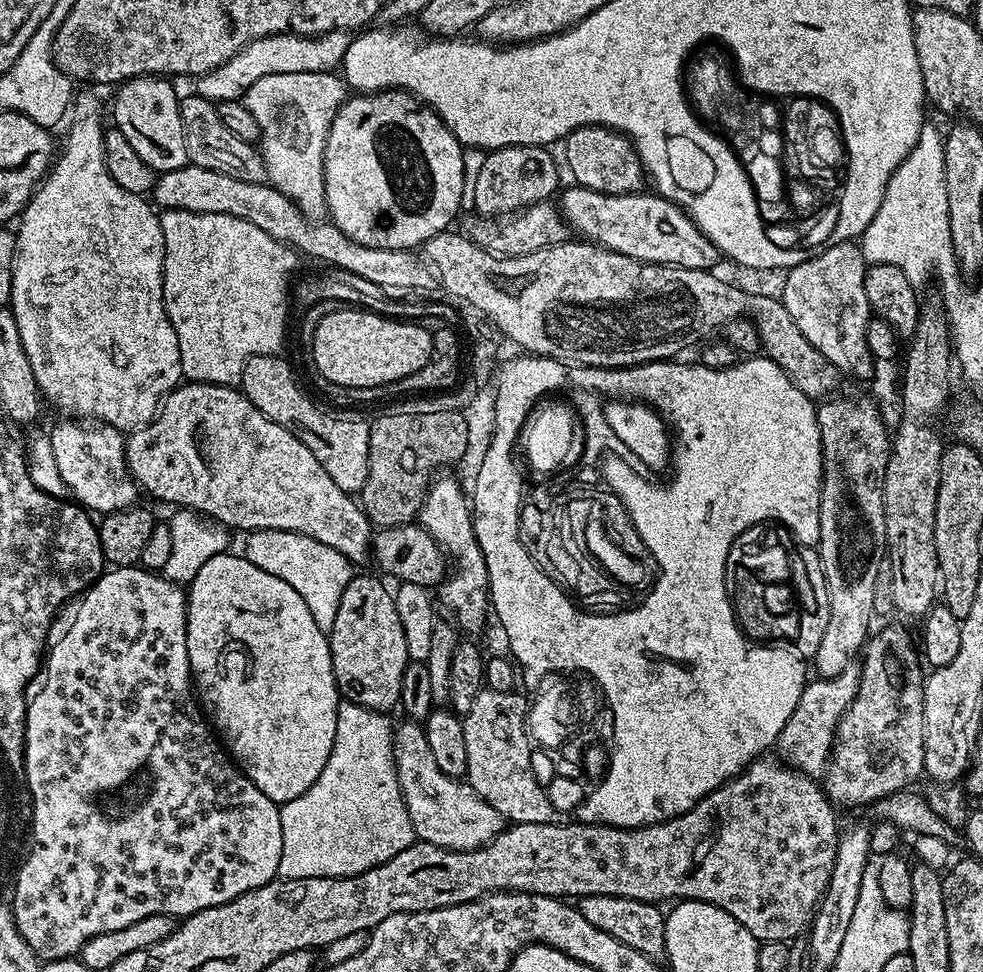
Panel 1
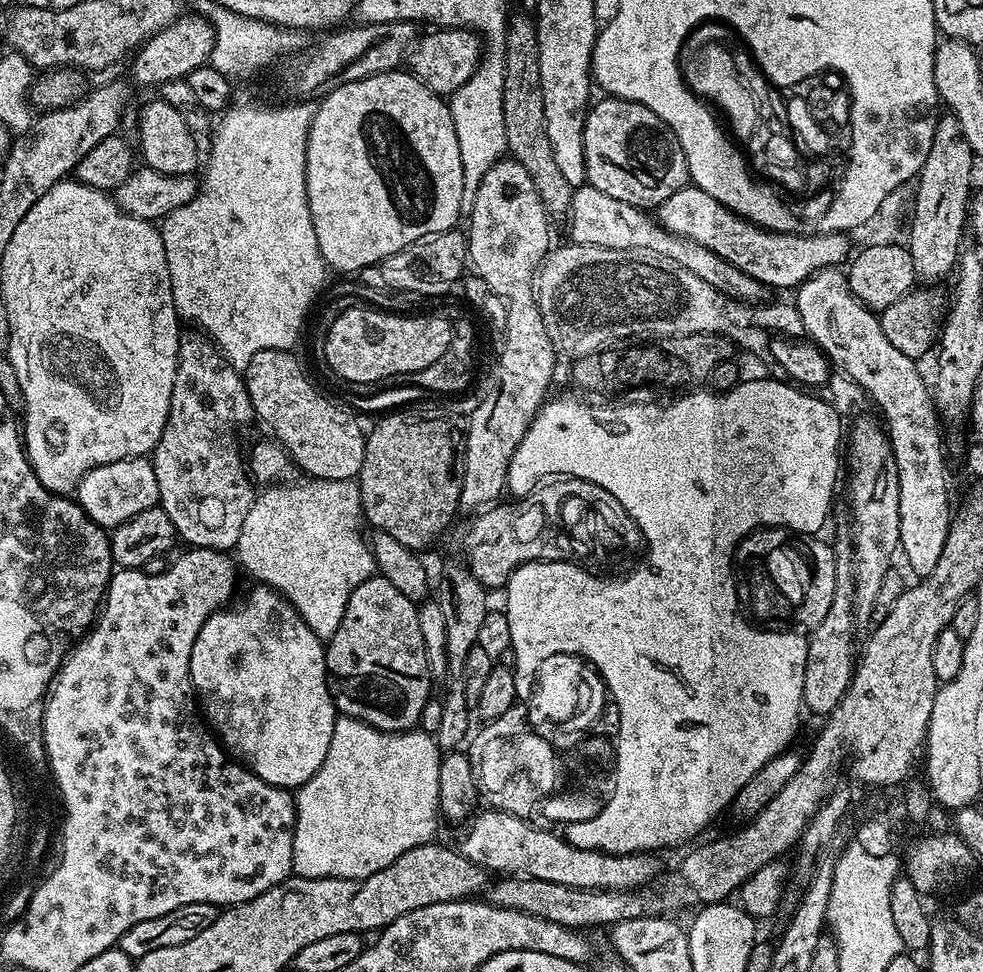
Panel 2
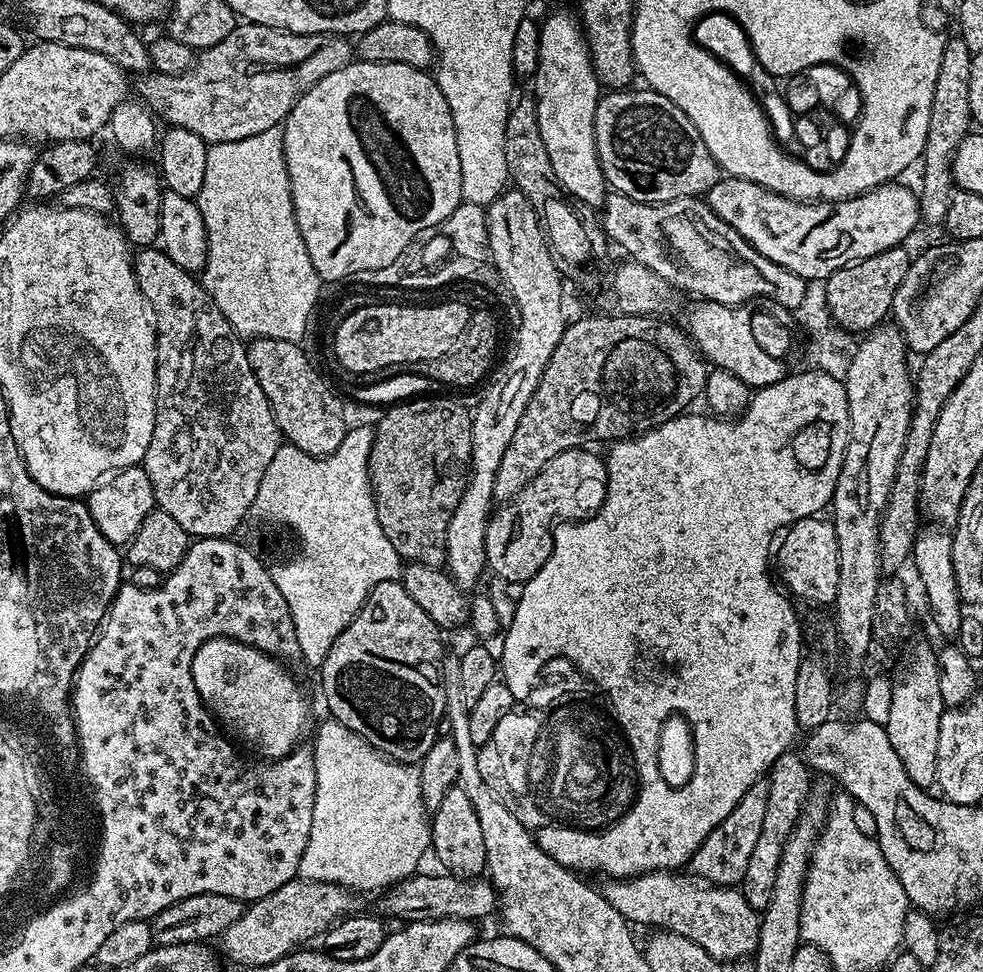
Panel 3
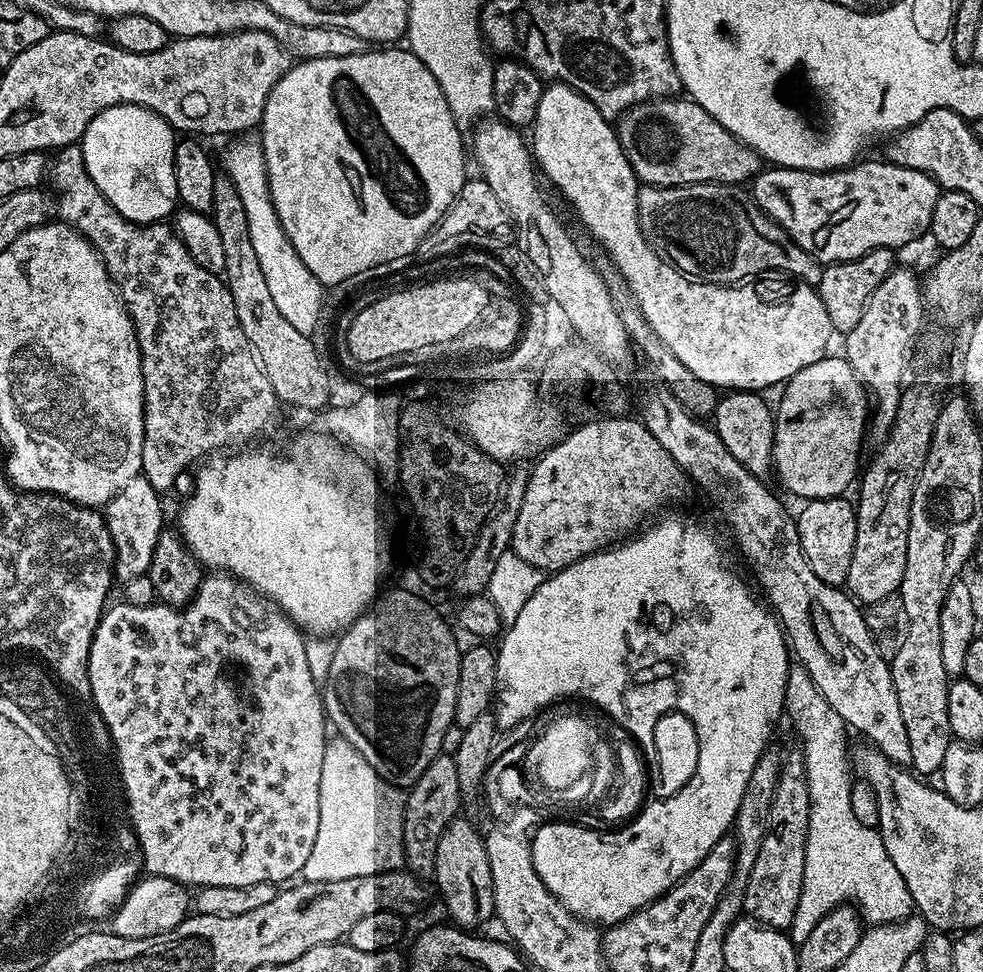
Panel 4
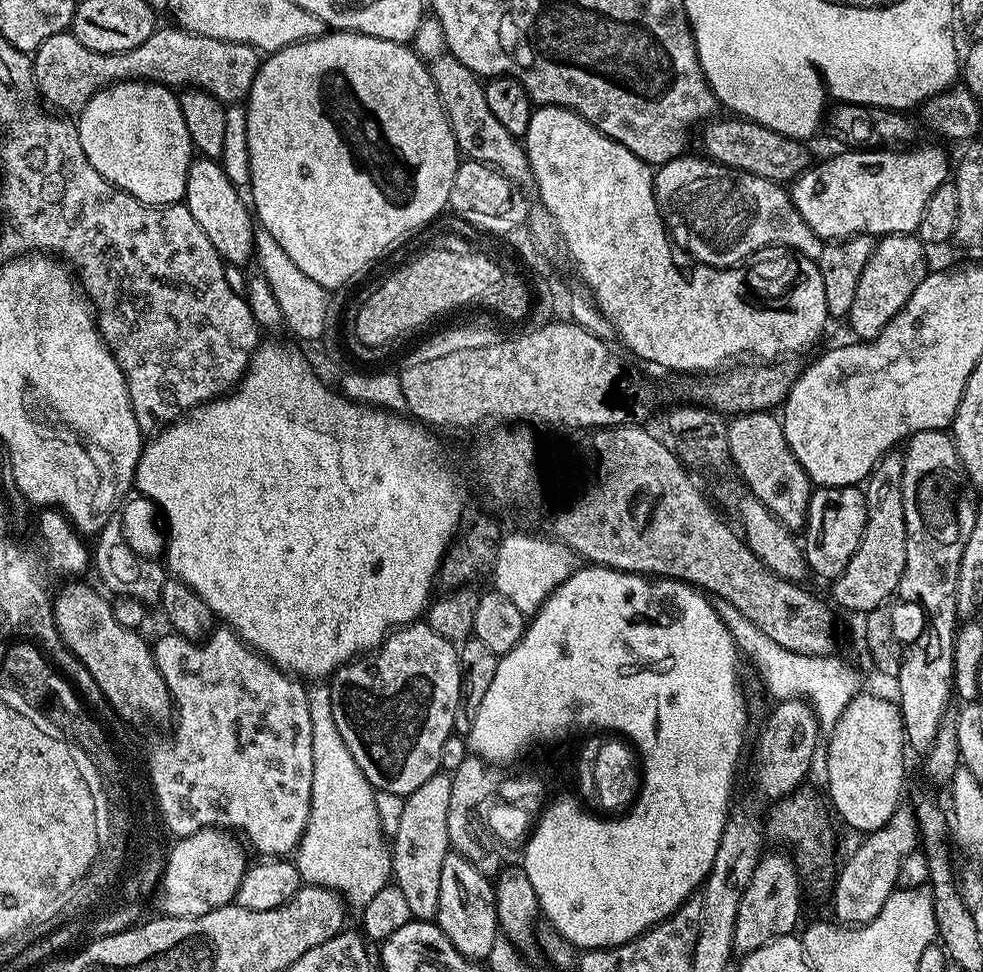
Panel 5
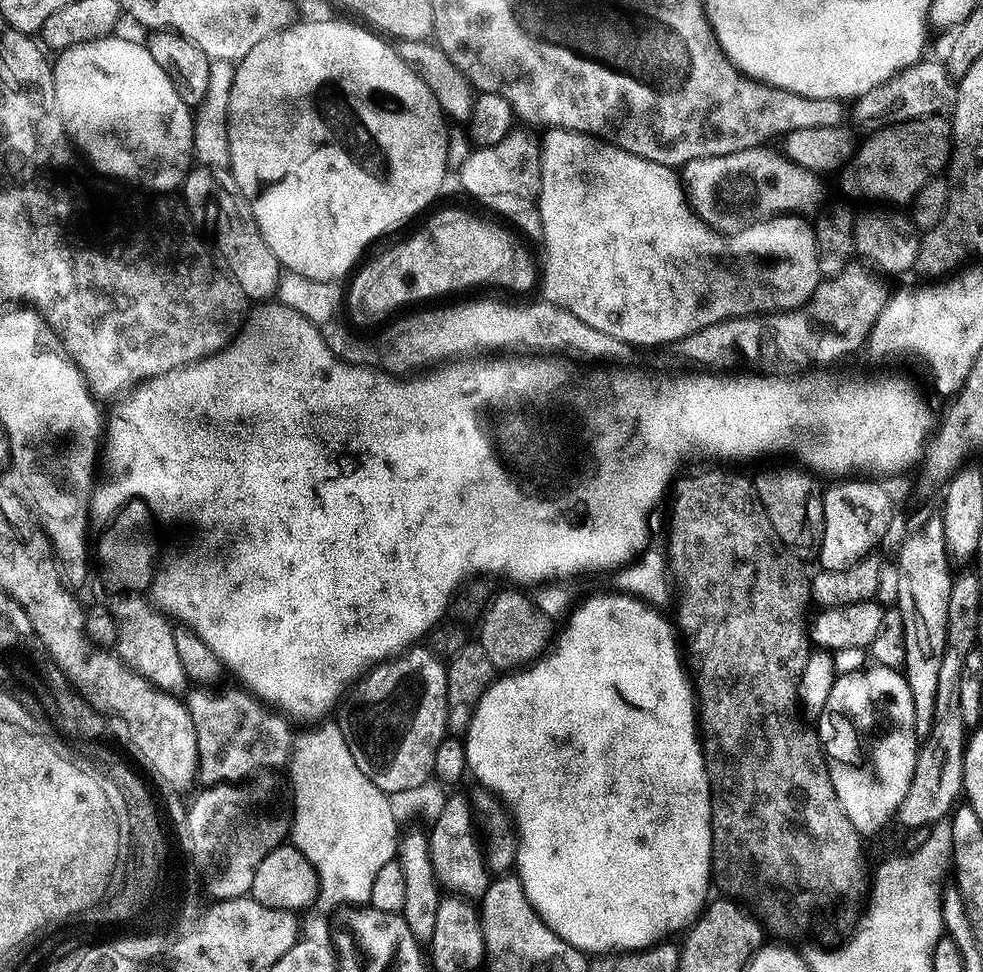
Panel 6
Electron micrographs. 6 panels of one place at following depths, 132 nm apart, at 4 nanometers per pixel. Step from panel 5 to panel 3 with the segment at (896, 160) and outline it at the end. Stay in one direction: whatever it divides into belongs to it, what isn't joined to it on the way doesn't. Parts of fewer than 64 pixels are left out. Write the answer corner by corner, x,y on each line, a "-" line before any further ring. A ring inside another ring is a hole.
725,175
706,193
708,205
718,214
718,218
725,220
758,254
770,258
778,266
798,274
804,281
812,279
827,280
834,270
842,270
842,266
853,264
856,260
870,258
882,250
899,248
904,239
915,228
921,227
920,197
912,192
904,182
889,182
855,196
849,200
828,202
801,202
791,200
768,188
758,186
749,180
737,176

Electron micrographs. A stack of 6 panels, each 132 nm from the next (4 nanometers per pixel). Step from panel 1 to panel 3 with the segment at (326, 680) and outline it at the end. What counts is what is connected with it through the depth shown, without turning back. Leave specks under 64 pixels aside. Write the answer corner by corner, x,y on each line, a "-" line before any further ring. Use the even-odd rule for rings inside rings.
225,636
206,641
198,650
198,654
194,654
192,663
194,686
208,711
241,745
249,744
260,755
257,757
265,761
280,760
283,756
289,756
295,748
301,747
303,740
300,739
304,735
307,737
310,732
308,700
304,697
299,682
284,668
287,667
273,656
267,656
265,652
237,640
227,640

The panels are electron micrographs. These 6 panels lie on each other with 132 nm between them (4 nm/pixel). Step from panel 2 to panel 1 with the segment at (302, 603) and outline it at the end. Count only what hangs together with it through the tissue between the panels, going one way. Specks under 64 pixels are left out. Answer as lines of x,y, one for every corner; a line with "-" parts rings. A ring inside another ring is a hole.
258,530
247,533
248,540
242,548
242,554
254,566
274,574
274,578
282,578
302,594
302,602
310,610
314,622
318,622
318,630
324,633
332,631
334,617
338,615
338,602
342,602
342,593
352,581
354,565
338,550
326,546
309,536
286,530

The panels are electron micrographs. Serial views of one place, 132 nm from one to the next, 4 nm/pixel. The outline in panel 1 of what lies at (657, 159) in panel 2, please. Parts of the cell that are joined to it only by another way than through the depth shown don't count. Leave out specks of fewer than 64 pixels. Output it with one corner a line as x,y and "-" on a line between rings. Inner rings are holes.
587,124
584,128
575,128
563,141
564,160
568,163
568,172
581,188
589,188
611,196
627,196
641,191
646,184
644,165
632,146
632,141
623,132
612,128
603,128
600,124

